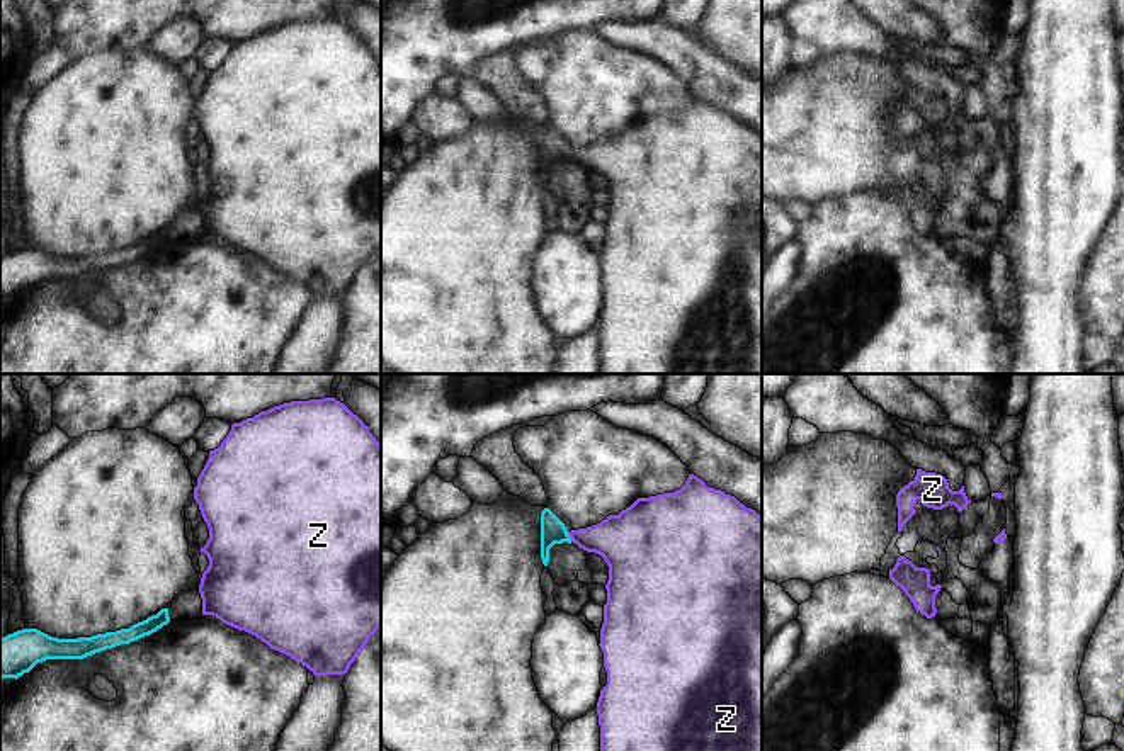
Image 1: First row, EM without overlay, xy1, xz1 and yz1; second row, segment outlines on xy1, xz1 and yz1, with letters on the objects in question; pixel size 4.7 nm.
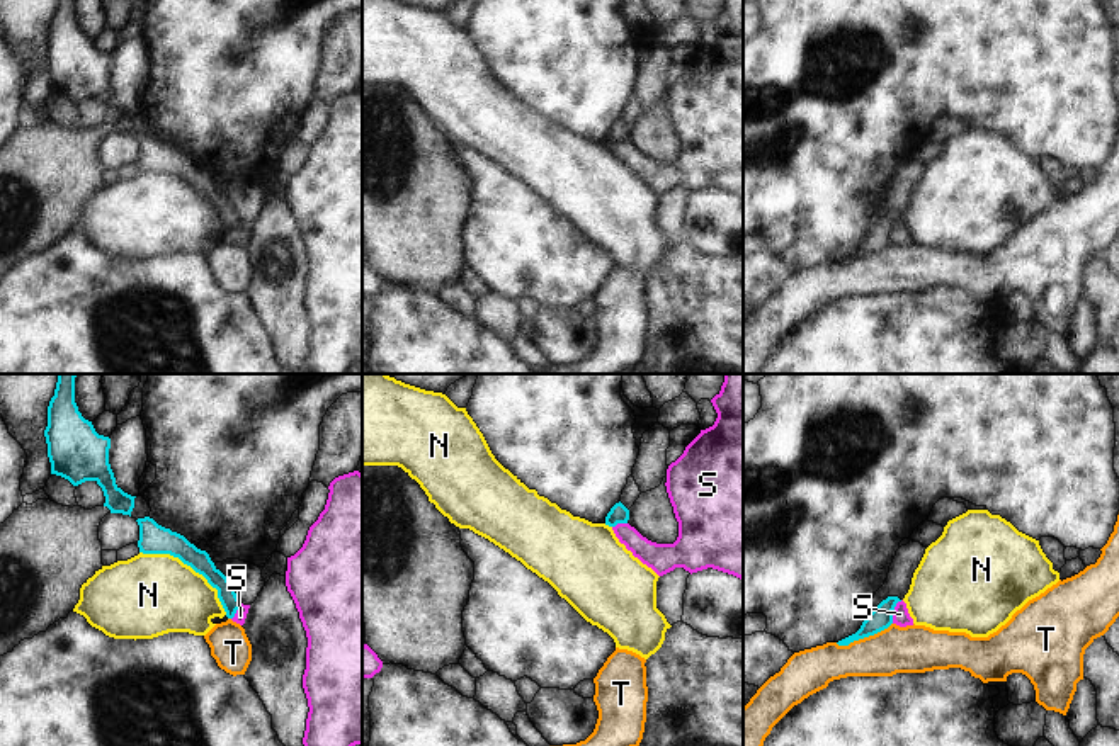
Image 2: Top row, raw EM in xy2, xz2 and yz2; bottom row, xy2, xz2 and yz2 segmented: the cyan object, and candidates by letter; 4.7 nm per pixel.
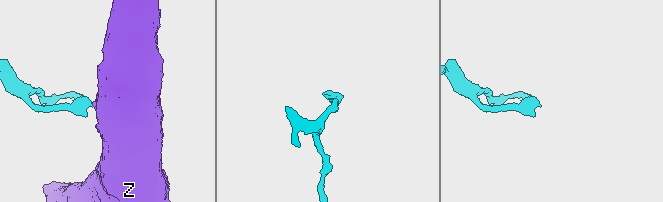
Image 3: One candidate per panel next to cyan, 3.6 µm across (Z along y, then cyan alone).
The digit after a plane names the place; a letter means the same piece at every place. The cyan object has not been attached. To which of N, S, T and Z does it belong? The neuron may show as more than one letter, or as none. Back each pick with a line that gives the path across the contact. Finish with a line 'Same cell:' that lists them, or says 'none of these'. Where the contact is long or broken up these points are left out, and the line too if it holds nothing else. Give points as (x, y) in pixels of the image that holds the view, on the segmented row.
Z: way xz1 (553, 530), (568, 537), (621, 539)
Same cell: Z

